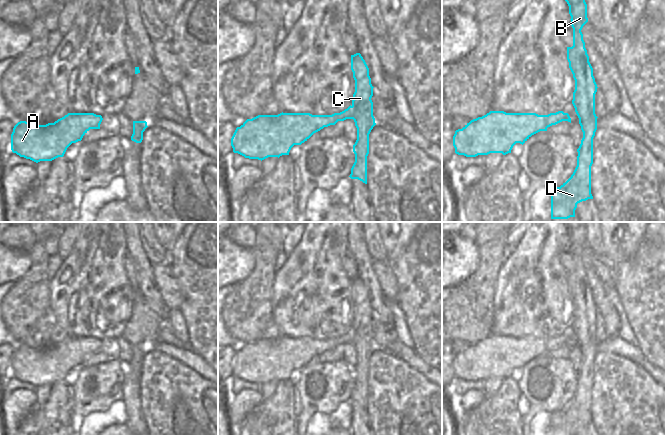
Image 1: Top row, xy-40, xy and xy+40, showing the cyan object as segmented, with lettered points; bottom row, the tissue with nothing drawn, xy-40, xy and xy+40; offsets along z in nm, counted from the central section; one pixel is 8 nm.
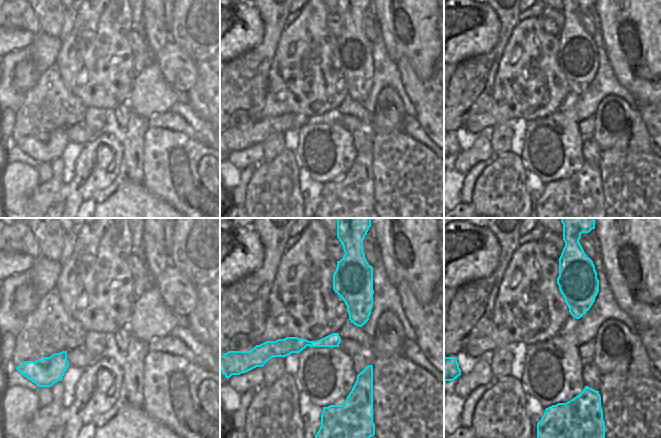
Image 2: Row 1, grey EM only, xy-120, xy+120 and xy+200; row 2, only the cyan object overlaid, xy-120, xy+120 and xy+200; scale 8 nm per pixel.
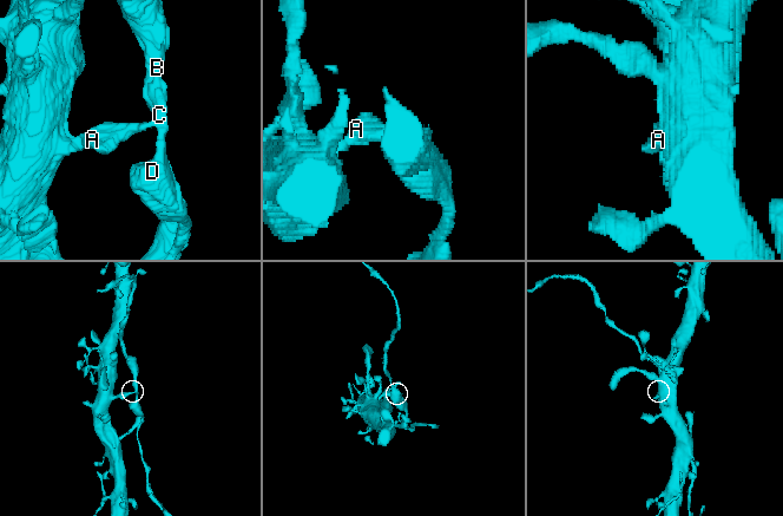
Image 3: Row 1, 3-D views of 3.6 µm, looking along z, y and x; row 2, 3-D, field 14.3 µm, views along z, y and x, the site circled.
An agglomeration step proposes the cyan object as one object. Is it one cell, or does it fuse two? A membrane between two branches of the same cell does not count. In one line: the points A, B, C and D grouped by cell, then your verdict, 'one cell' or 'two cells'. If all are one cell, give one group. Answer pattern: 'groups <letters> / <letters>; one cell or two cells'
groups A / B C D; two cells

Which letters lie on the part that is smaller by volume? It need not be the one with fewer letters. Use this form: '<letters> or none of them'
B, C, D

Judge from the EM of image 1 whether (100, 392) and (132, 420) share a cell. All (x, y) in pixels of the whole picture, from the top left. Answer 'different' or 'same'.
different

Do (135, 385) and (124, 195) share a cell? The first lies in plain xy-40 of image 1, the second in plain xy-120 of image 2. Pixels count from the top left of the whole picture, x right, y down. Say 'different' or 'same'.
different

